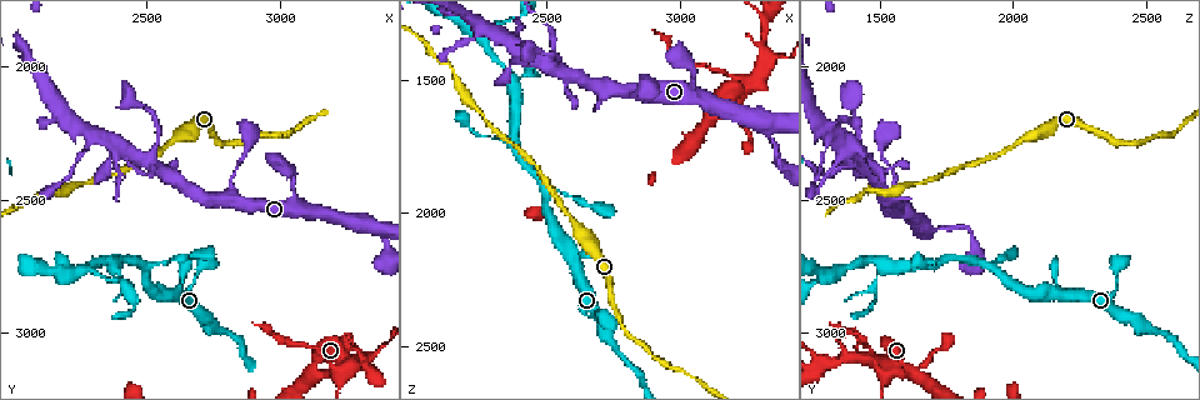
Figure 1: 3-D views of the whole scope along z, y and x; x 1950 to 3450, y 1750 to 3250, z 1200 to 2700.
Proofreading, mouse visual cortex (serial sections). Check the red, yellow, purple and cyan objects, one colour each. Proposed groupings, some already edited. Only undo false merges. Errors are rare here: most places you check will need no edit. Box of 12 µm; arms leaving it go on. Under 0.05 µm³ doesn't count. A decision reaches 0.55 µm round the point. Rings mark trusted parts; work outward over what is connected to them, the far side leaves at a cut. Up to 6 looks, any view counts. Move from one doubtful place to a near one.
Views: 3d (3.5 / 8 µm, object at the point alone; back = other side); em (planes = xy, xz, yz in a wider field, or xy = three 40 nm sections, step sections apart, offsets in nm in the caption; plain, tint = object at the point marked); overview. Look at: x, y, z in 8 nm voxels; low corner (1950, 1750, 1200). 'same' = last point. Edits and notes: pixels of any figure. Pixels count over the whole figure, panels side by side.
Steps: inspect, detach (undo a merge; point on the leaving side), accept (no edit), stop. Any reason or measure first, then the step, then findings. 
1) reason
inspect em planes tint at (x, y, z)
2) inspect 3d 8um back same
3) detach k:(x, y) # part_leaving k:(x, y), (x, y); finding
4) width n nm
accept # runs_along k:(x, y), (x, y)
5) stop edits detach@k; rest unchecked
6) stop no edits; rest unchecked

thick turns thin
inspect 3d 3.5um at (2510, 2350, 1440)

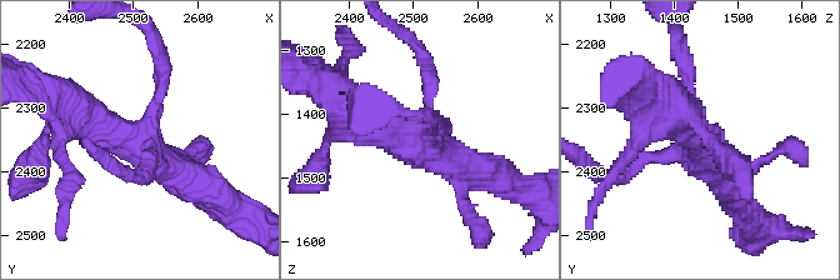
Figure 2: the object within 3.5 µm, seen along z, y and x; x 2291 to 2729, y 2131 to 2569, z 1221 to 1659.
now the EM
inspect em xy step 5 plain at (2495, 2355, 1445)

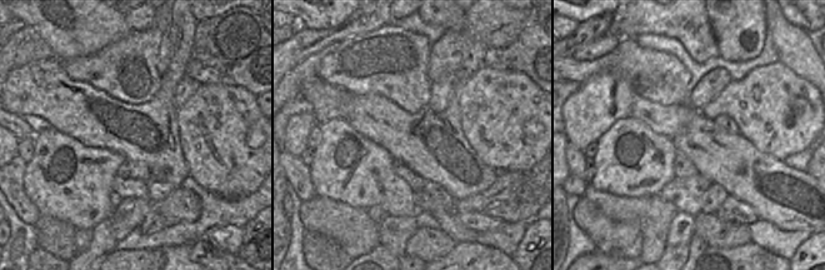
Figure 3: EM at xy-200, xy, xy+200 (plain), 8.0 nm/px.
inspect em xy step 5 tint same

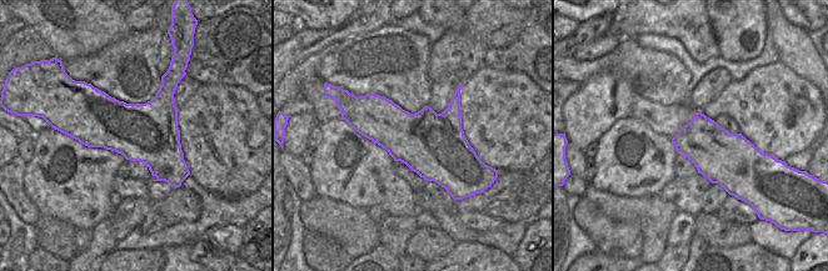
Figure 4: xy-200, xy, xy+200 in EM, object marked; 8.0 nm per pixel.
arm_widths 150, 200, 450, 500 nm
accept # one cell here

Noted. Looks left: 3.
four-way junction
inspect 3d 8um at (2290, 2250, 1320)

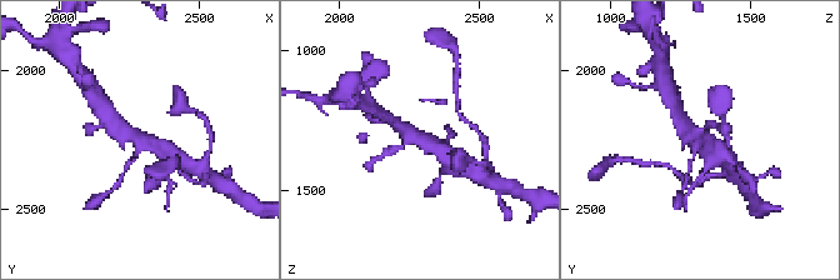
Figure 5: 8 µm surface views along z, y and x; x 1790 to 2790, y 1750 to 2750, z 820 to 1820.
need the tissue
inspect em xy step 1 tint at (2290, 2250, 1320)

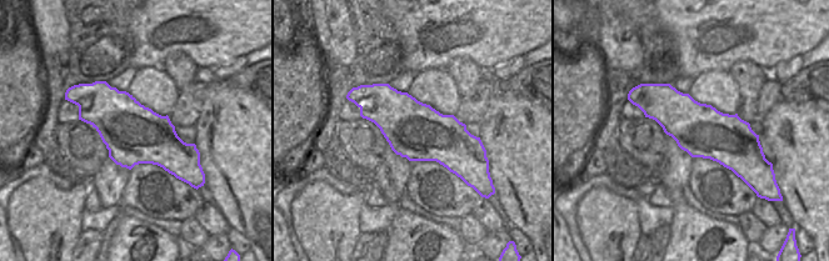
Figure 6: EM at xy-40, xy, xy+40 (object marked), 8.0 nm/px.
accept # runs_along 5:(448, 156), (393, 120); all the same cell

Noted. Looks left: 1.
sudden change in width
inspect 3d 3.5um at (2130, 2460, 1440)

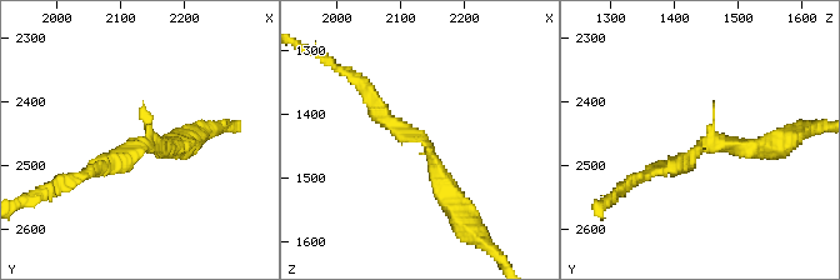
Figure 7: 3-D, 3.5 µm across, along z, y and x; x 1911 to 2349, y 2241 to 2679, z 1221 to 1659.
accept # runs_along 7:(456, 209), (429, 148), (379, 113), (364, 86); one cell here

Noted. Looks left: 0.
stop no edits; rest unchecked

